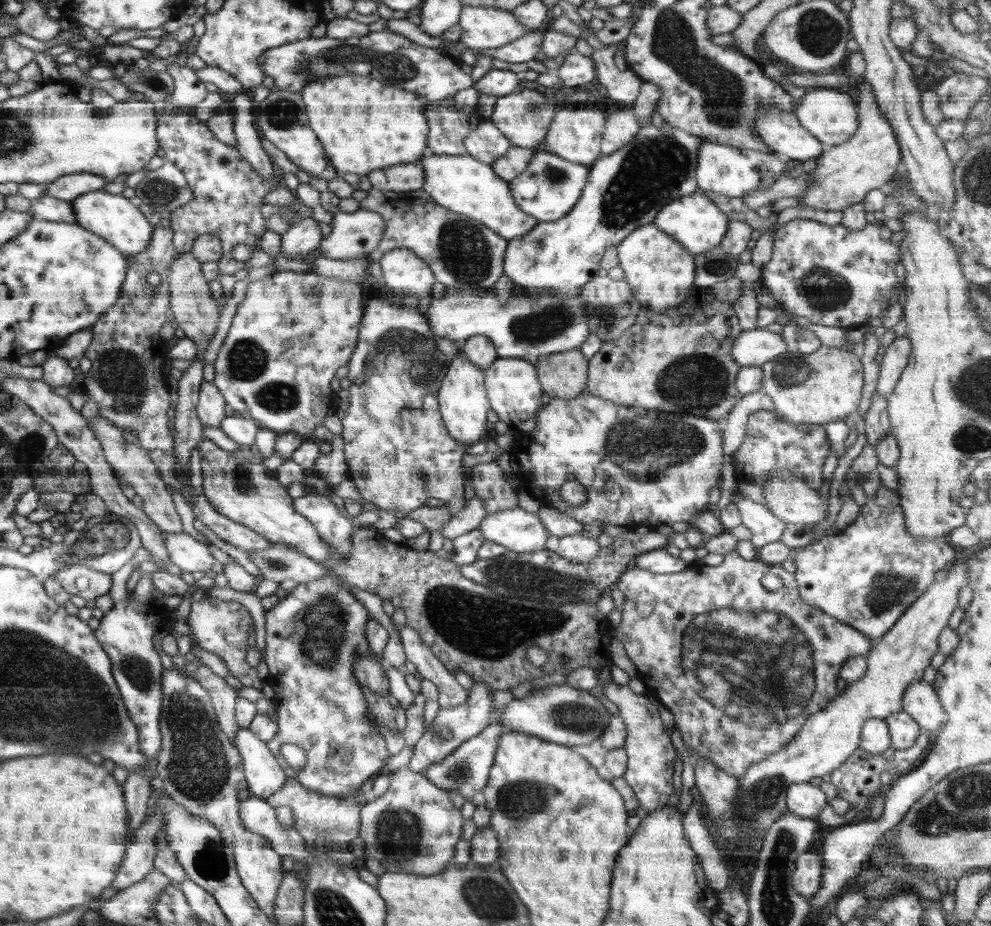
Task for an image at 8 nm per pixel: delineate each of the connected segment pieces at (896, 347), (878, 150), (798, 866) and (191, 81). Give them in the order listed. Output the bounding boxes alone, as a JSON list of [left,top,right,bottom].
[[875,336,911,398],[797,83,902,211],[791,850,823,898],[160,59,208,113]]

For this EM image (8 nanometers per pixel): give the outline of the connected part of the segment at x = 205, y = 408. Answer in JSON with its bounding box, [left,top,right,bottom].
[197,381,226,427]

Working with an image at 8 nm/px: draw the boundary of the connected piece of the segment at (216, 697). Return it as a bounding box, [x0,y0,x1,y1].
[194,659,238,744]

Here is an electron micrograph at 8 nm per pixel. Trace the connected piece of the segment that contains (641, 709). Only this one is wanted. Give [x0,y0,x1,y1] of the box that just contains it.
[602,681,677,813]

